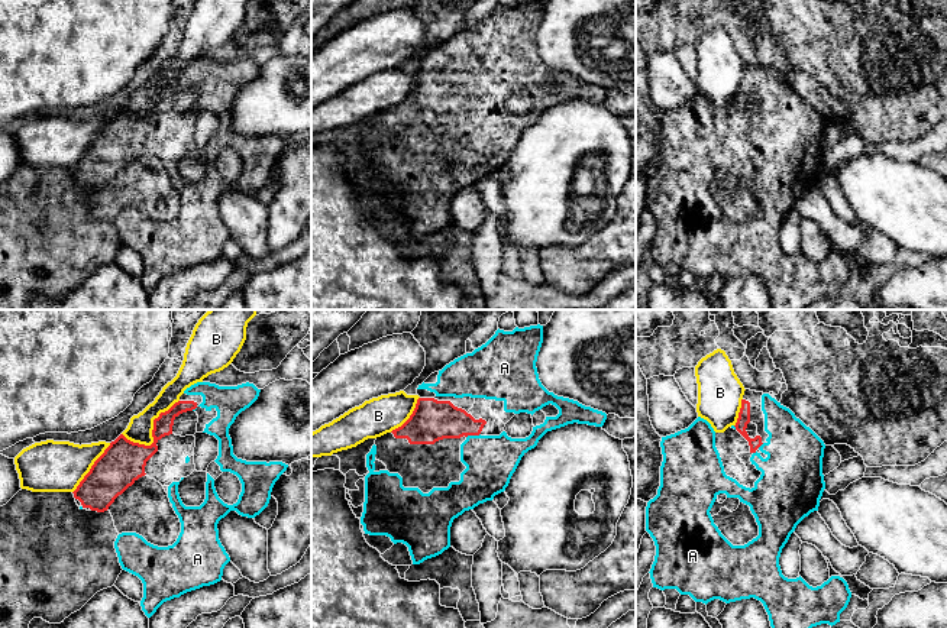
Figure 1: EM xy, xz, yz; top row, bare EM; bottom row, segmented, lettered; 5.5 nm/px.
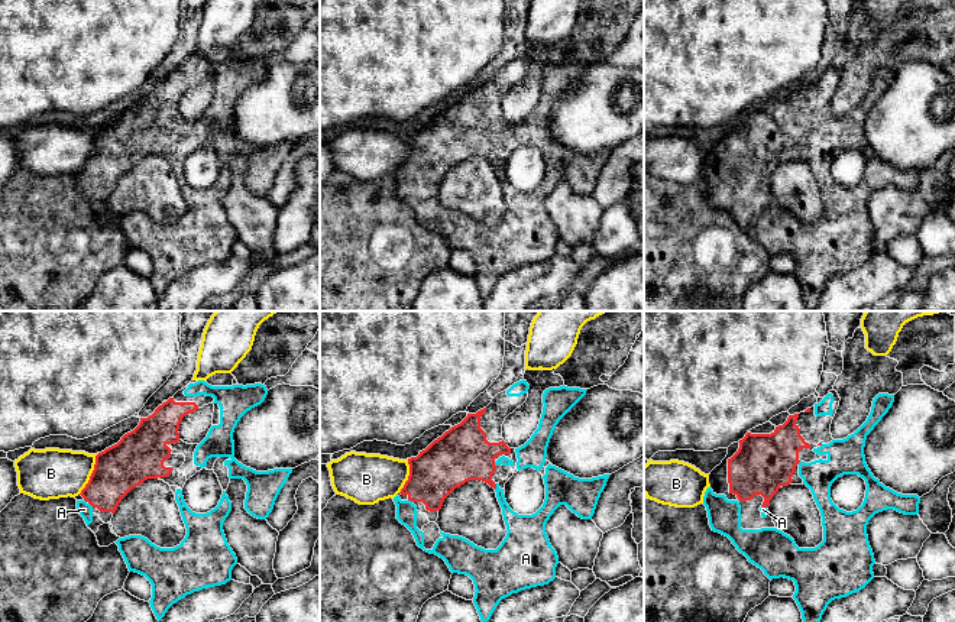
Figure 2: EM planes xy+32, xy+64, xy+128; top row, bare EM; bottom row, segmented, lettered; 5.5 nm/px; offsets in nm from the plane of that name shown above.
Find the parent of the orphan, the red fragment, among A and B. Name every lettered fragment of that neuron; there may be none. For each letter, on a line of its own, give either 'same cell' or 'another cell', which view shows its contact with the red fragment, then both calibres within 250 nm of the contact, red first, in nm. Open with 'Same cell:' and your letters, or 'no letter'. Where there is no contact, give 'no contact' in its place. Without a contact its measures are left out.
Same cell: A
A: same cell; meets red in xz; 240 nm thick on the red side, 280 nm on the other
B: another cell; meets red in xy; 240 nm thick on the red side, 140 nm on the other

